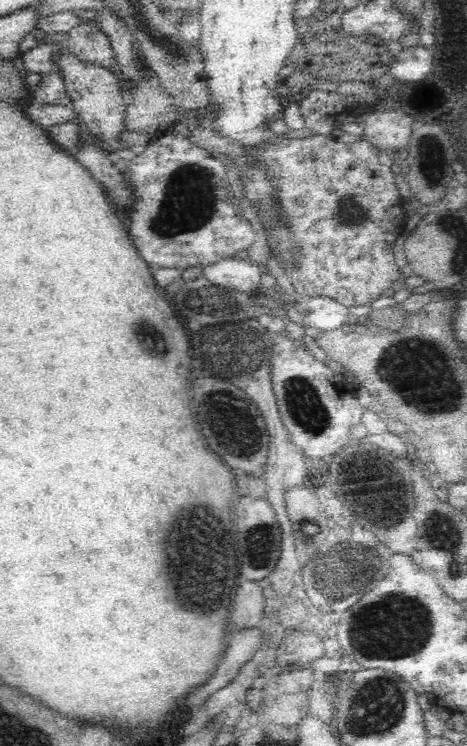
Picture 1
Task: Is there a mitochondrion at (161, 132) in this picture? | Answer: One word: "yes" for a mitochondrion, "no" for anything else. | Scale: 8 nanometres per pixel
no

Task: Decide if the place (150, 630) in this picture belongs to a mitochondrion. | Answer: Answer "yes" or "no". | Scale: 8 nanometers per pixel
no

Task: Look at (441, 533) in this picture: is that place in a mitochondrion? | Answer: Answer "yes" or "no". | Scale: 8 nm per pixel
yes

